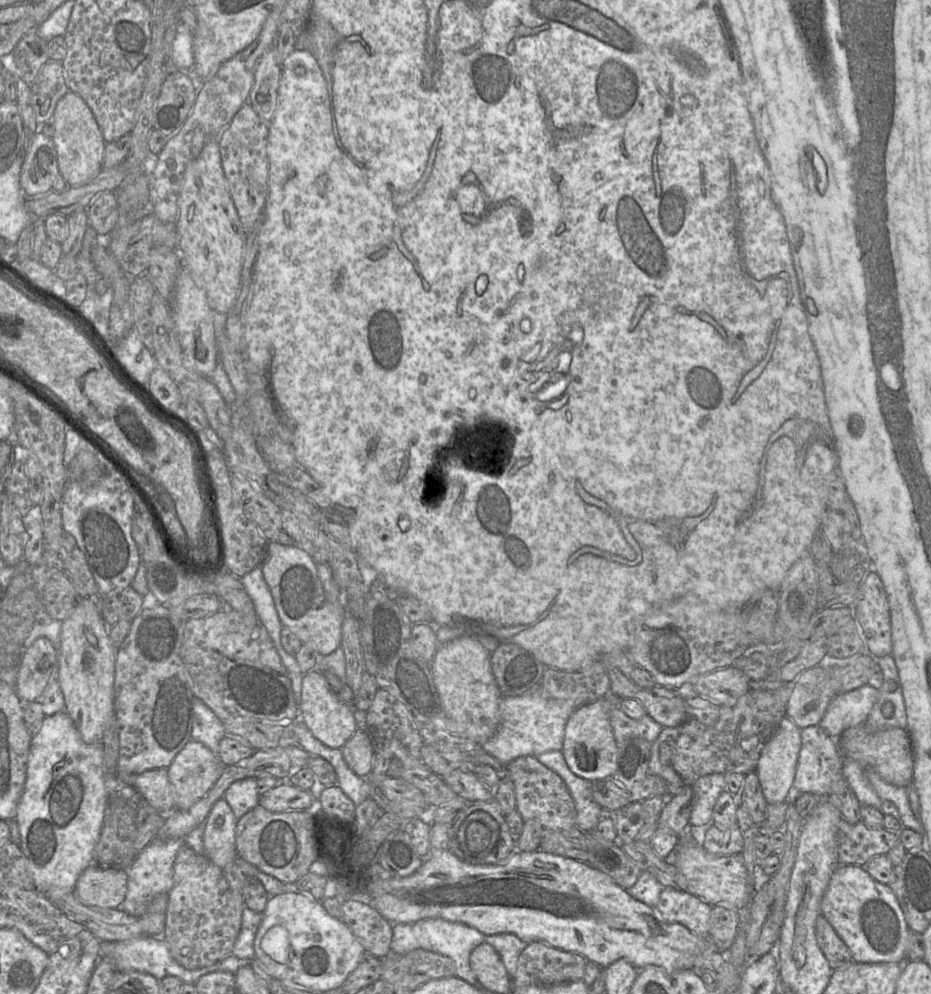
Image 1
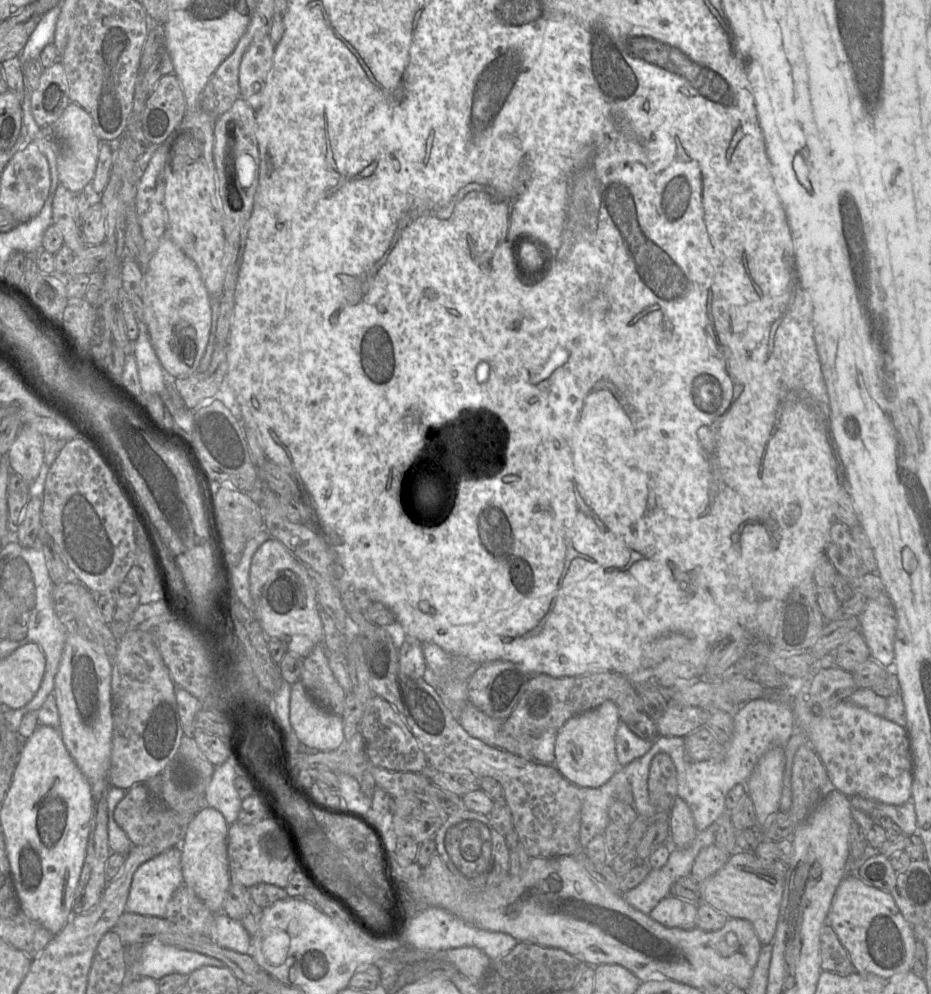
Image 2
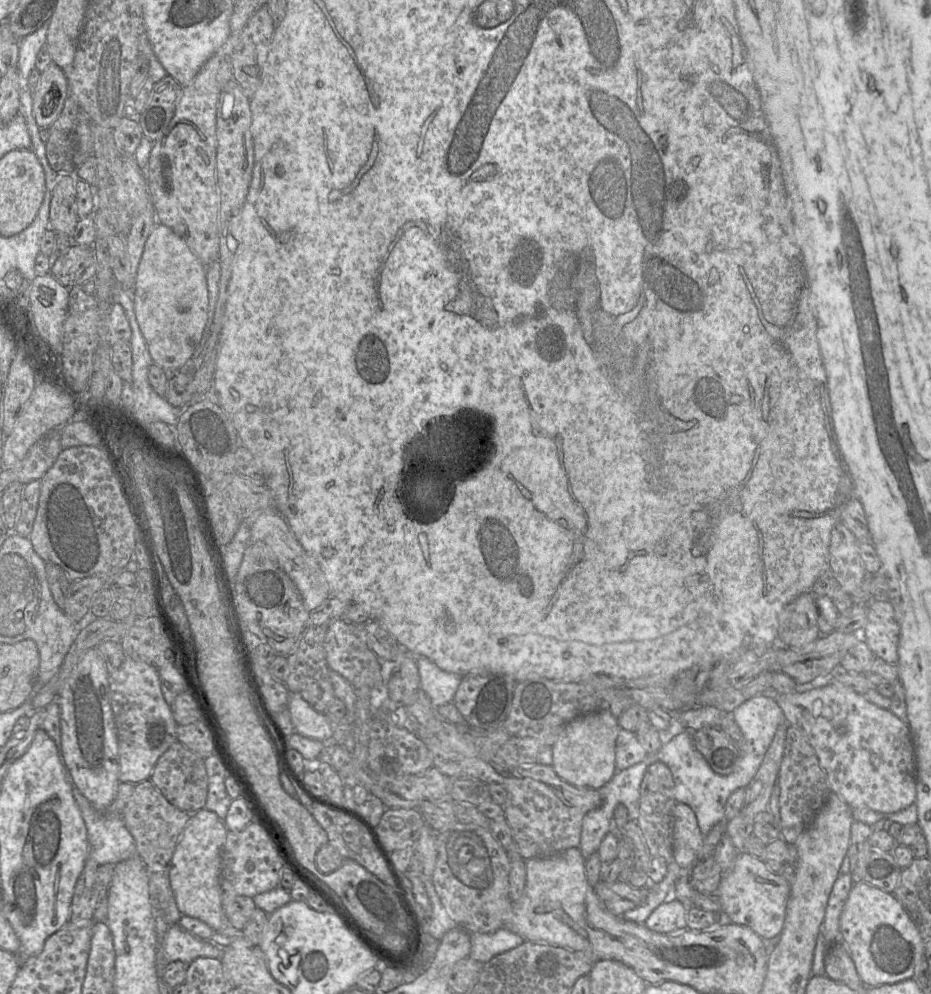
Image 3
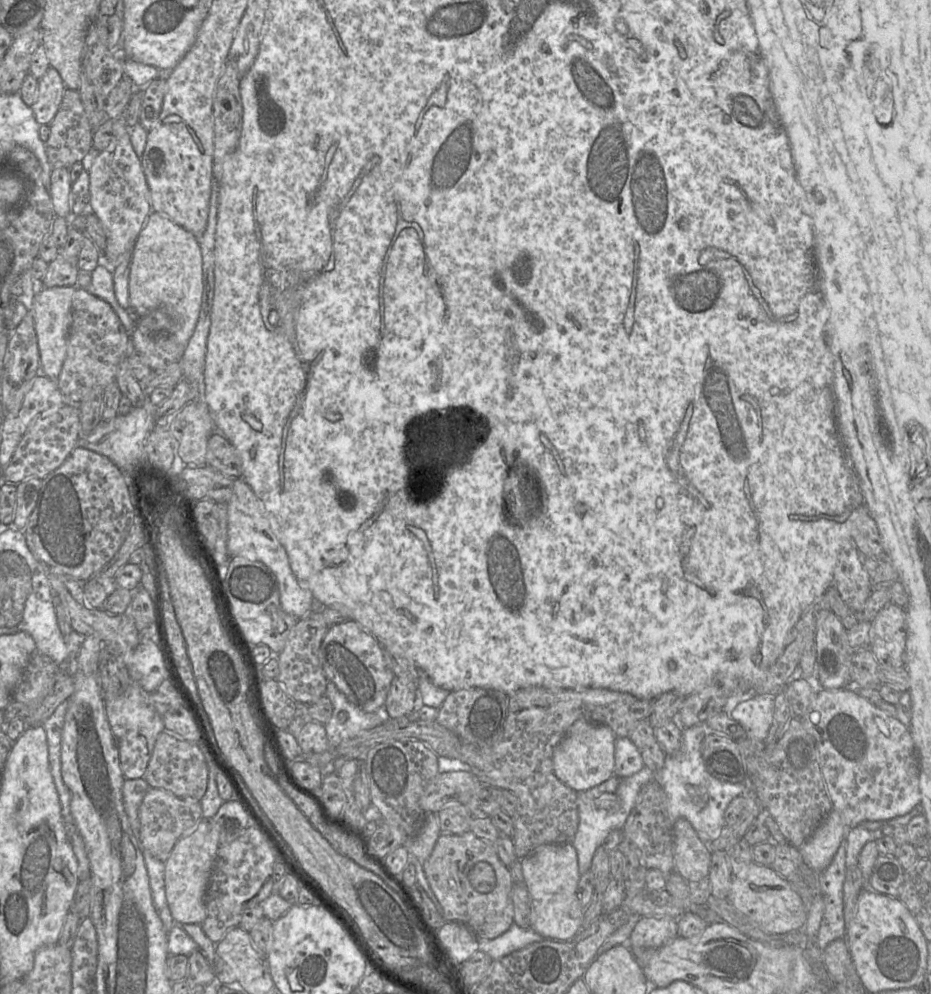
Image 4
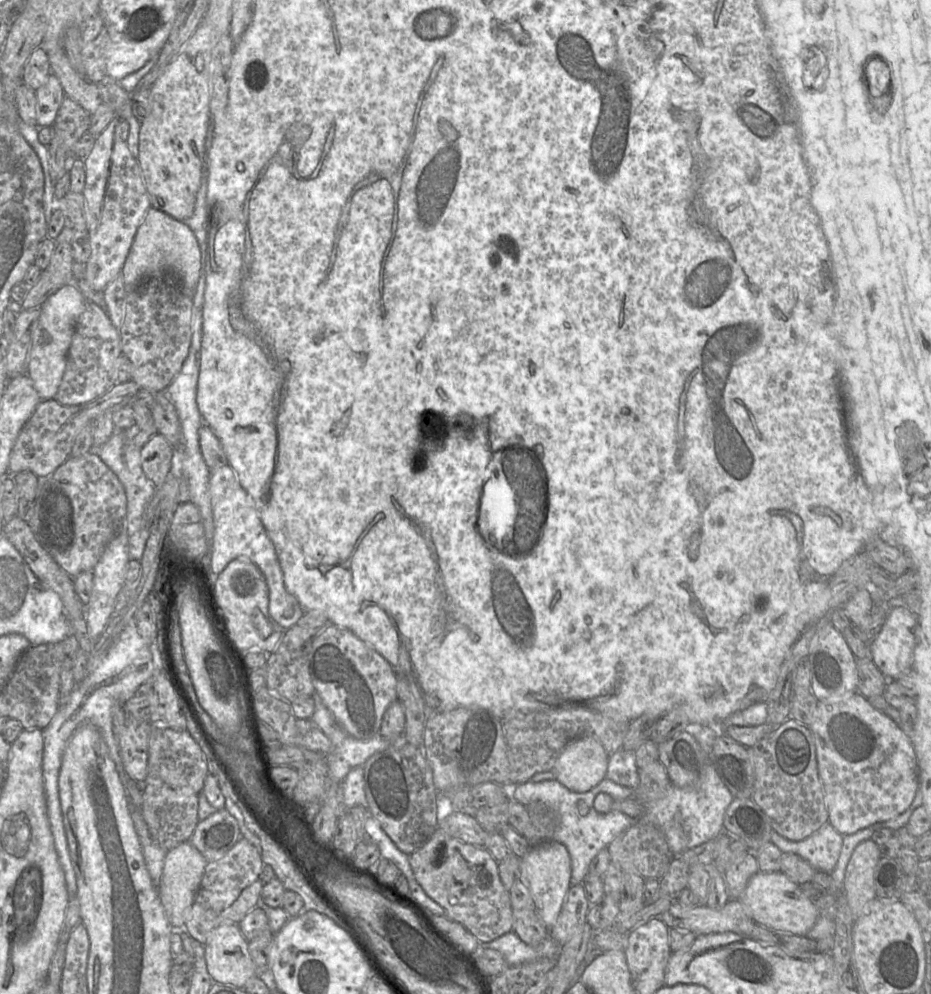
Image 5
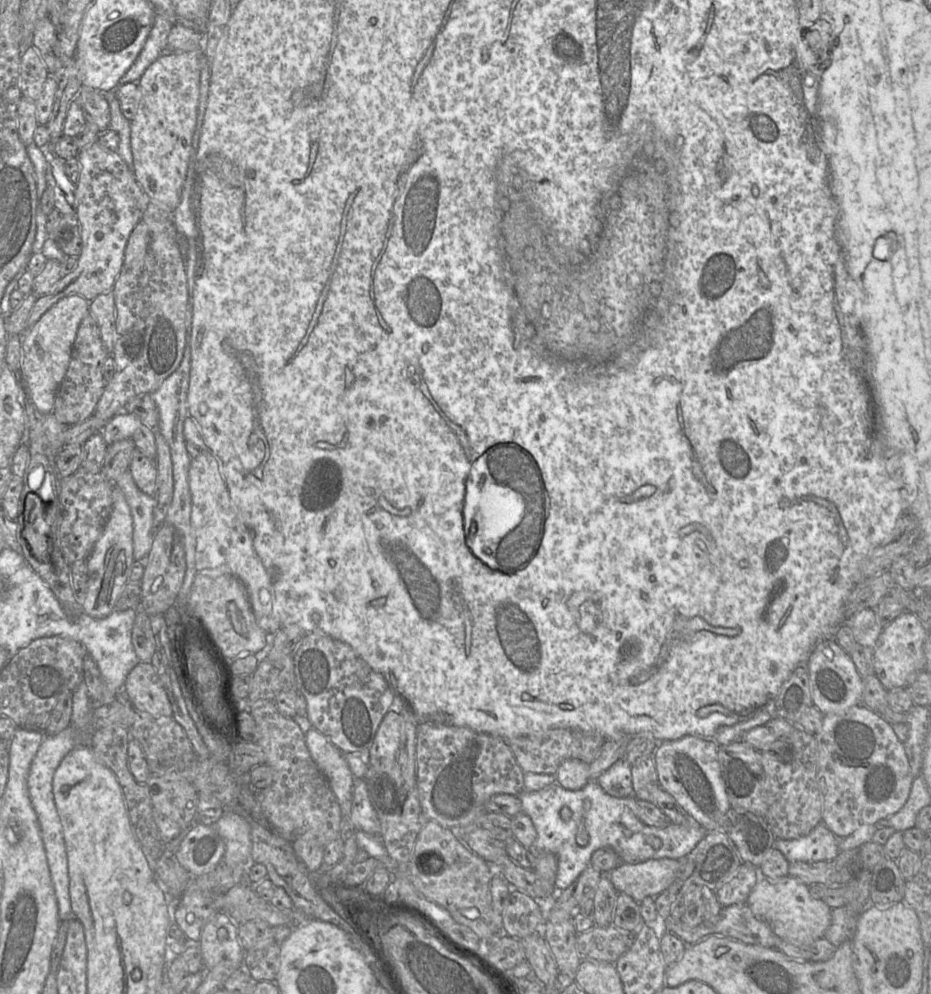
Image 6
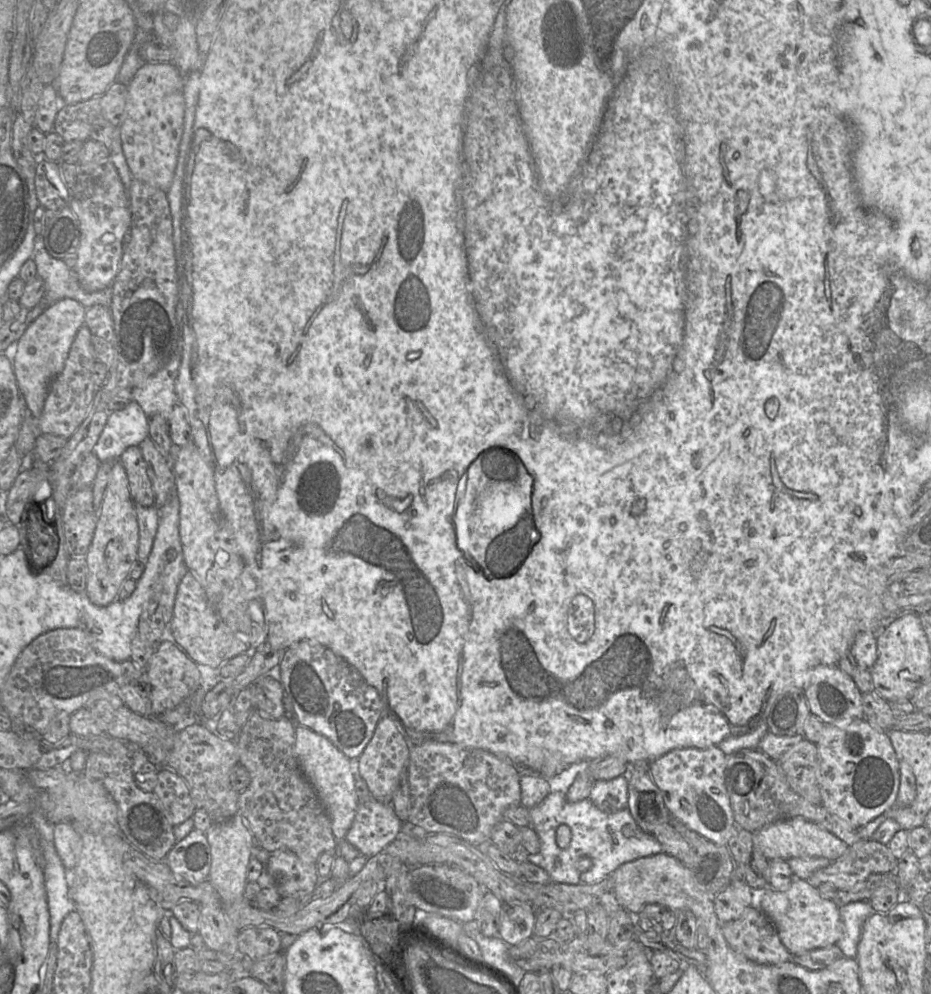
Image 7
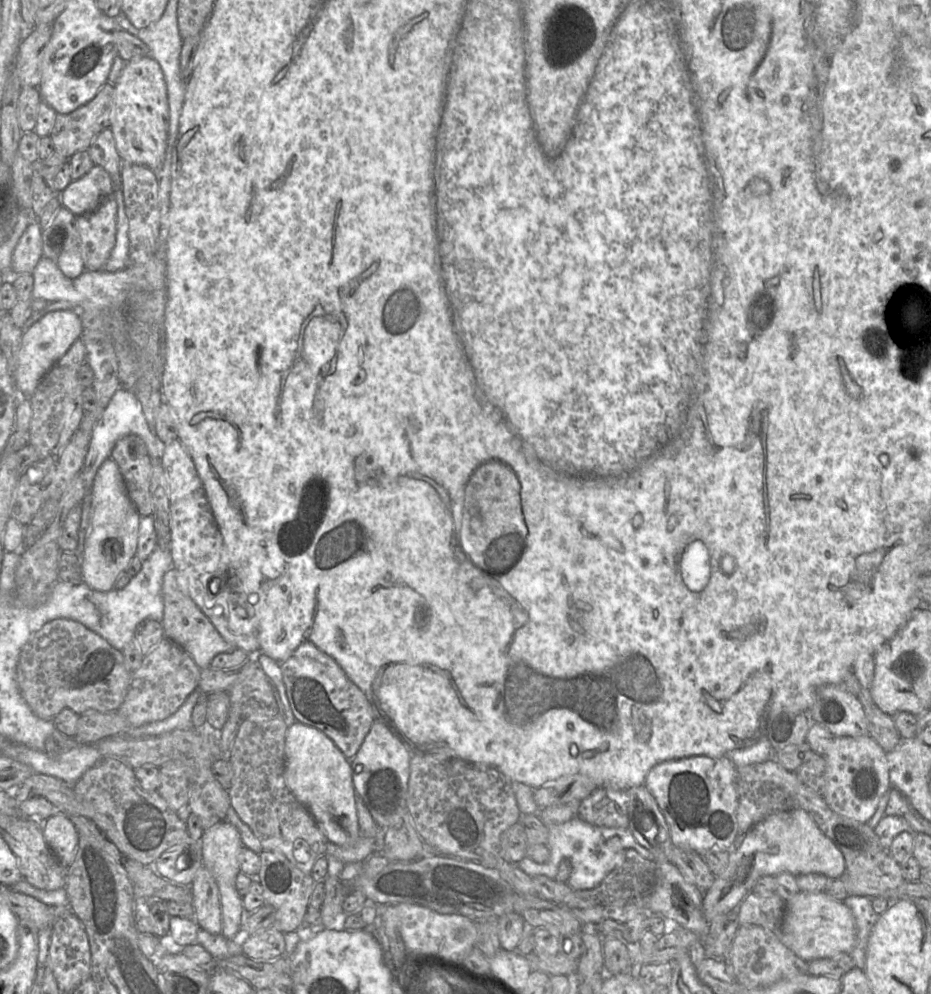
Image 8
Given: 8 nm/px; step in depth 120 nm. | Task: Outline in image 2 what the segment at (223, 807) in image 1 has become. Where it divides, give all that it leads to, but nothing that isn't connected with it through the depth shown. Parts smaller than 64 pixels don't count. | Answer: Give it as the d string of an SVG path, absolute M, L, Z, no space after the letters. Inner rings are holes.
M204 807L190 821L185 831L181 849L183 883L214 913L223 912L224 901L231 885L227 856L229 824L218 810Z

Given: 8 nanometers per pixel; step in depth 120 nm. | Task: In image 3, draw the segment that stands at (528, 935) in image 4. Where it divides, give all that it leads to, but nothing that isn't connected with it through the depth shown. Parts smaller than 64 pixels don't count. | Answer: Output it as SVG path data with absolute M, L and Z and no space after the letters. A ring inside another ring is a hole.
M502 927L493 933L470 933L470 940L469 957L483 964L525 942L524 938L509 927Z

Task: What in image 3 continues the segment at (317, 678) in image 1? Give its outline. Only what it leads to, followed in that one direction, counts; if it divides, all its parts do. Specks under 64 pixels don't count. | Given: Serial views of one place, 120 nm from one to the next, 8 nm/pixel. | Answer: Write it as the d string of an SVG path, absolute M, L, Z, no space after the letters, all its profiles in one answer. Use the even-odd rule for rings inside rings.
M290 693L288 708L294 732L322 742L331 740L334 726L325 713L315 710L300 694Z

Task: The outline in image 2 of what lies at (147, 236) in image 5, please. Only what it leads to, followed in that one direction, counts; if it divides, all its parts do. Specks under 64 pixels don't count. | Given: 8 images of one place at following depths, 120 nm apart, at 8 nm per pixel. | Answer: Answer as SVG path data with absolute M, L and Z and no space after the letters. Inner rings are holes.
M168 235L143 271L142 301L148 335L164 372L175 378L196 373L211 330L211 296L196 264Z

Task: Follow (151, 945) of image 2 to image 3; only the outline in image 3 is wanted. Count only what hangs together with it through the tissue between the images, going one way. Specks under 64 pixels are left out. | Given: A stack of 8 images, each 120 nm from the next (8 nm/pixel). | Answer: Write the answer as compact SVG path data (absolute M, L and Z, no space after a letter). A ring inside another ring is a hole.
M170 925L166 932L162 948L157 941L156 967L158 977L162 978L167 964L173 961L181 961L189 965L199 957L220 959L223 948L202 941L180 925Z

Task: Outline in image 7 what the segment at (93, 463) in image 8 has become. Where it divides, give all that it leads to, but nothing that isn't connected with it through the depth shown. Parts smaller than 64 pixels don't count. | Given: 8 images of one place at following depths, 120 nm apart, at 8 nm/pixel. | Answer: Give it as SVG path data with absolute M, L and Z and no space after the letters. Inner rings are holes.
M135 401L124 409L110 412L107 423L93 449L103 462L118 462L123 452L149 437L148 417Z

